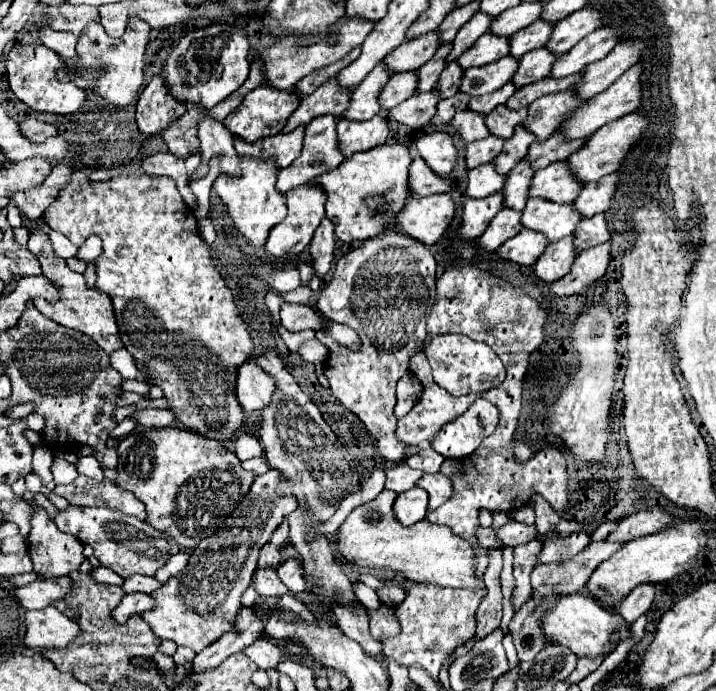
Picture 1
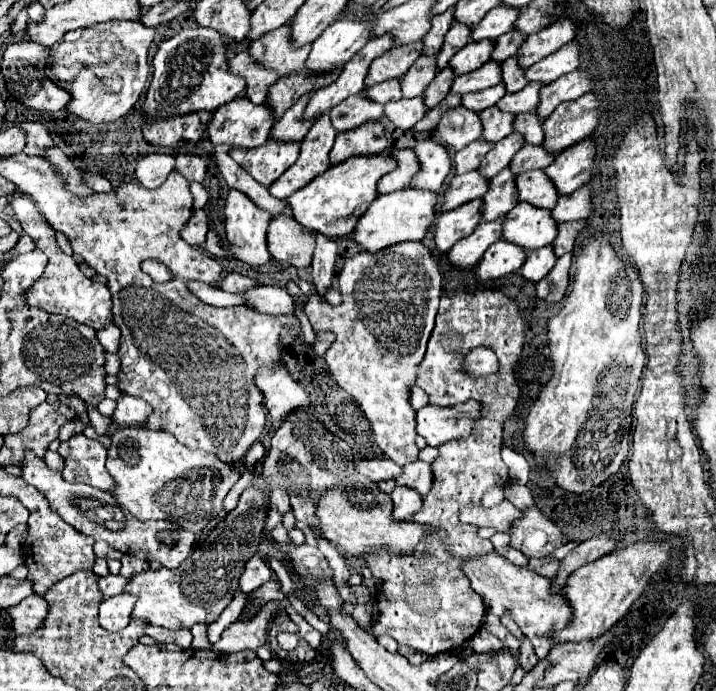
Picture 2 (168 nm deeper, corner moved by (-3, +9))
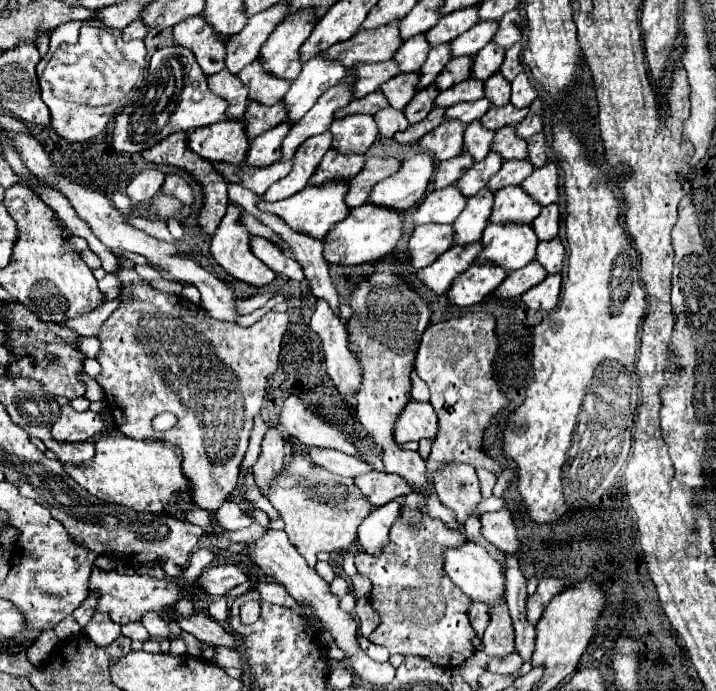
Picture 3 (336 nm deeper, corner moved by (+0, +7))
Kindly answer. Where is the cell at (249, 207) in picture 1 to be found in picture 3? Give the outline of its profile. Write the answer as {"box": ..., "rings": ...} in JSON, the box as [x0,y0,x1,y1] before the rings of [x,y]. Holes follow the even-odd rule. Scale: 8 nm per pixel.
{"box":[210,206,276,286],"rings":[[[228,206],[226,216],[222,218],[216,234],[212,236],[210,254],[232,278],[246,282],[250,286],[268,286],[276,274],[268,270],[250,250],[248,234],[240,224],[240,210],[236,206]]]}

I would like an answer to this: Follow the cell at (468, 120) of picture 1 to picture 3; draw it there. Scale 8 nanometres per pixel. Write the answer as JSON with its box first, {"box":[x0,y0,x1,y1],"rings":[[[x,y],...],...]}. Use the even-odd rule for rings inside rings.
{"box":[418,122,464,162],"rings":[[[442,122],[436,130],[422,136],[418,140],[418,146],[442,162],[460,154],[462,136],[464,126],[460,126],[460,122]]]}

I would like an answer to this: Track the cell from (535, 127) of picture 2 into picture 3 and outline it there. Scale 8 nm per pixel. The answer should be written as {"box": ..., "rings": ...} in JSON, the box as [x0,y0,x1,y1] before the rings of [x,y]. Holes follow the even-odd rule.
{"box":[492,126,526,160],"rings":[[[504,126],[504,130],[498,130],[492,140],[492,152],[498,152],[500,158],[506,160],[524,160],[526,158],[526,140],[516,138],[516,132],[512,126]]]}

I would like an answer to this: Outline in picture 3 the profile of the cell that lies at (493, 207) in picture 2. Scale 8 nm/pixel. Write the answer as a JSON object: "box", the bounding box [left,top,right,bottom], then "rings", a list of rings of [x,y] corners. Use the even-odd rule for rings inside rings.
{"box":[452,188,494,246],"rings":[[[482,188],[478,194],[468,198],[466,208],[452,224],[454,246],[466,246],[480,240],[480,234],[488,224],[488,214],[492,212],[492,198],[494,194],[488,188]]]}

